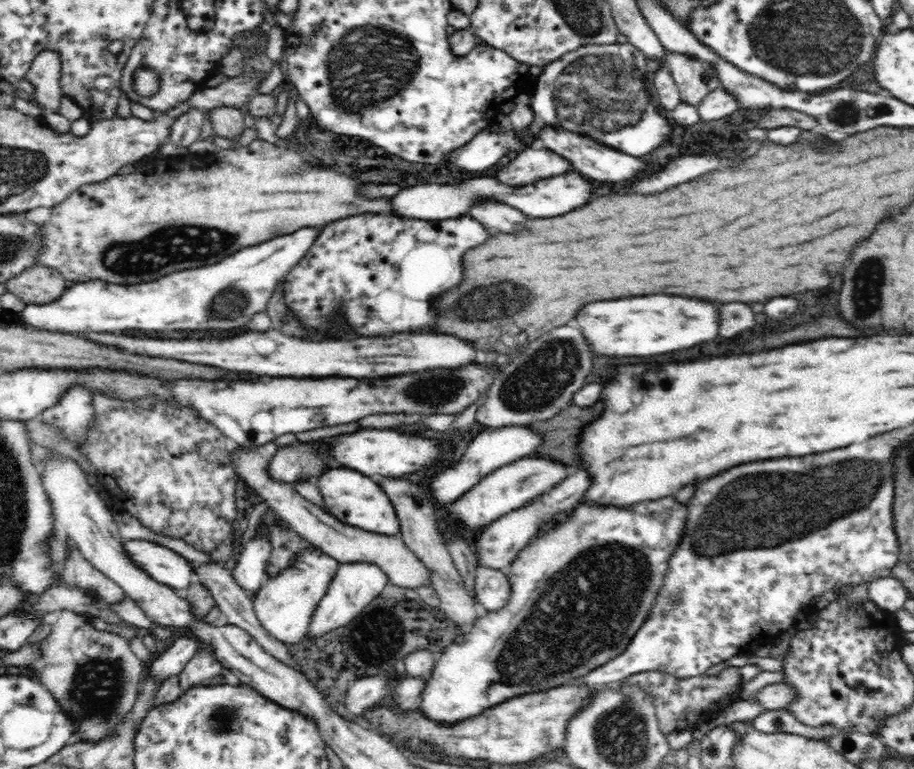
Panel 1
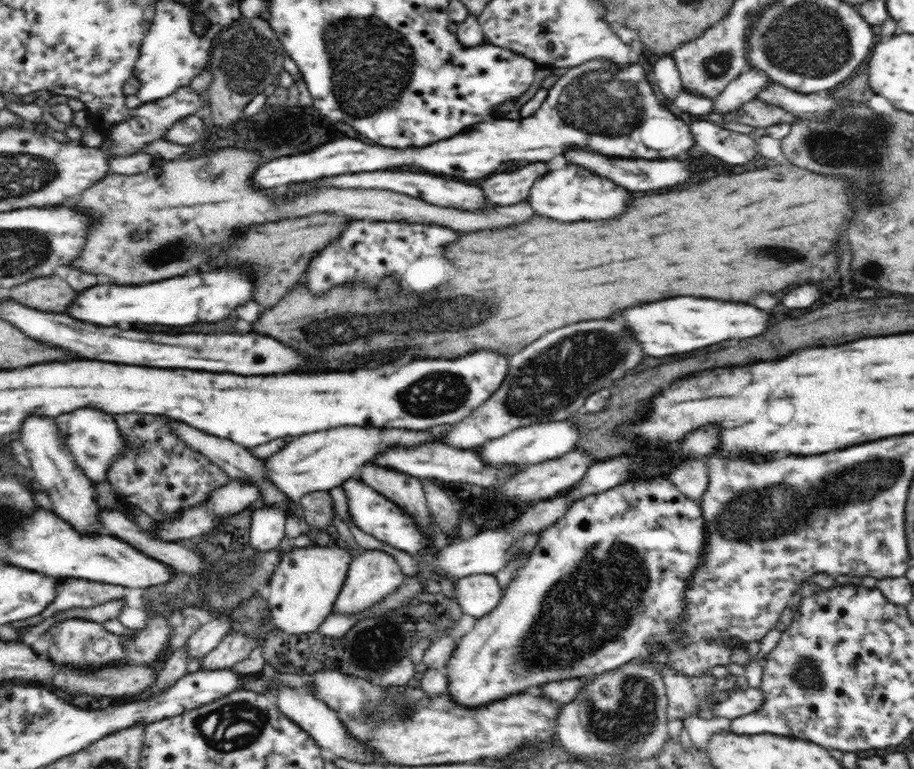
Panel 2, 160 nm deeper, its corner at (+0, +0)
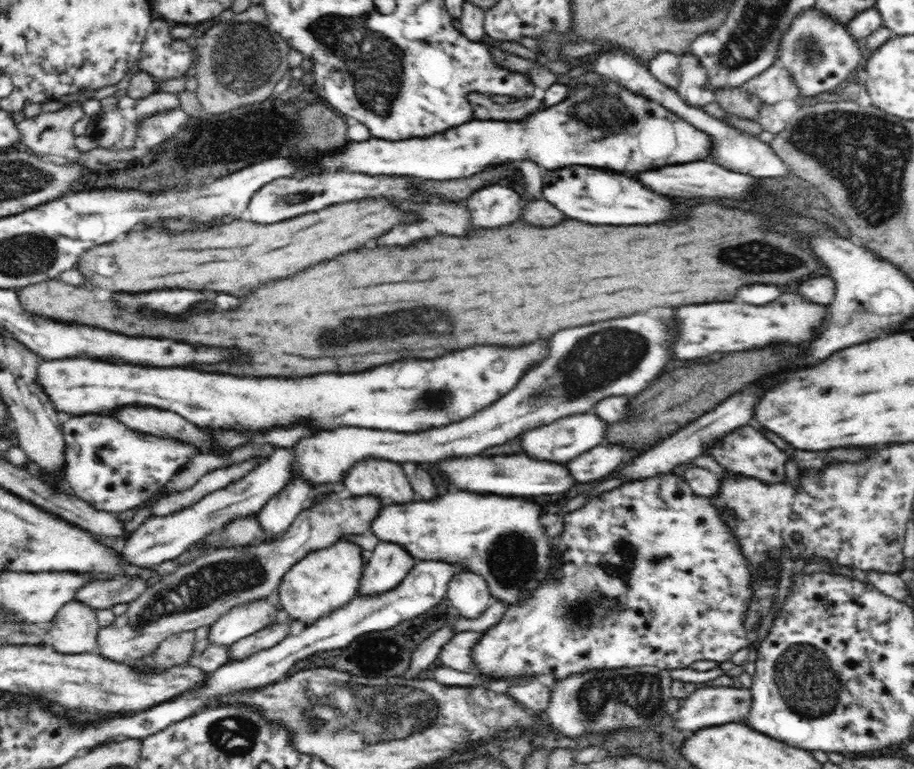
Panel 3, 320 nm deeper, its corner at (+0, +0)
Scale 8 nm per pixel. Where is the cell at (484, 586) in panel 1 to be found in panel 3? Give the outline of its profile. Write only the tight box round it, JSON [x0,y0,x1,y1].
[447,572,492,618]

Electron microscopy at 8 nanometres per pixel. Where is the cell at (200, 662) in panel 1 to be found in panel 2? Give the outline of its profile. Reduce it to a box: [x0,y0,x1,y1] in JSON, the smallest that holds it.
[202,633,252,670]

